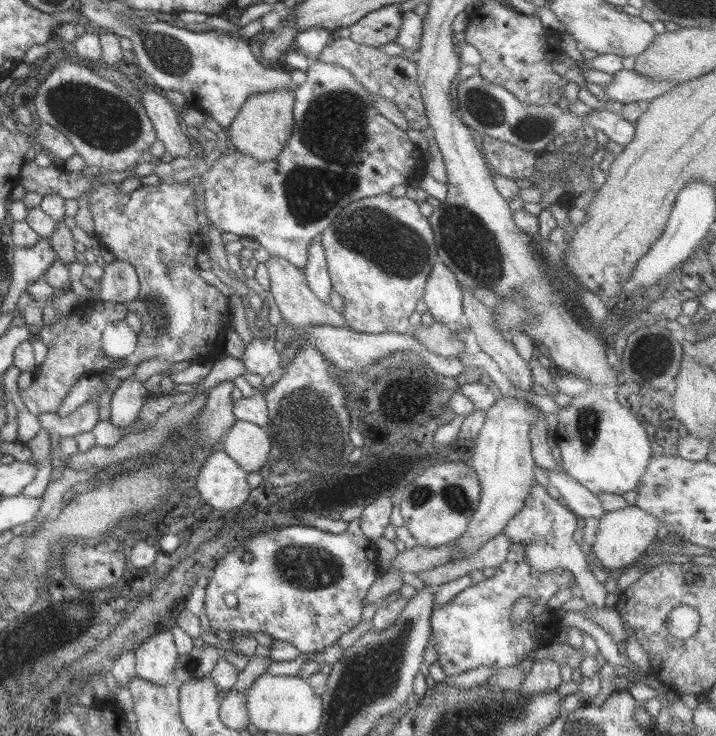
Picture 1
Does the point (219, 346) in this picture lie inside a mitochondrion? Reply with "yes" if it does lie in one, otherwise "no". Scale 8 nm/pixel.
no

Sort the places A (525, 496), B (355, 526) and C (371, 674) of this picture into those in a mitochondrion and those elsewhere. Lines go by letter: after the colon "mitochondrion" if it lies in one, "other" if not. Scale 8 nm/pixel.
A: other
B: other
C: mitochondrion

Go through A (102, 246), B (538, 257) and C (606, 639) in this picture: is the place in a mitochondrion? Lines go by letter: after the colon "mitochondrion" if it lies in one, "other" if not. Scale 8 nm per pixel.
A: other
B: mitochondrion
C: other

